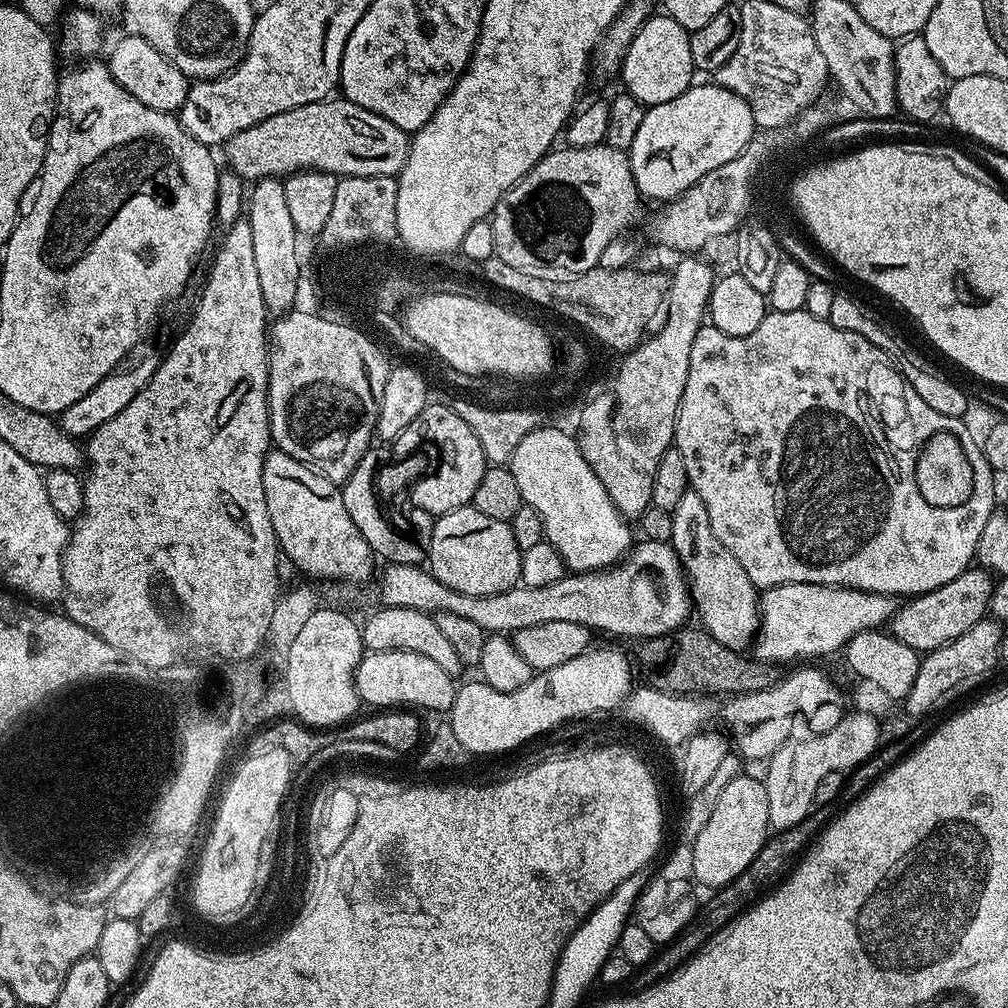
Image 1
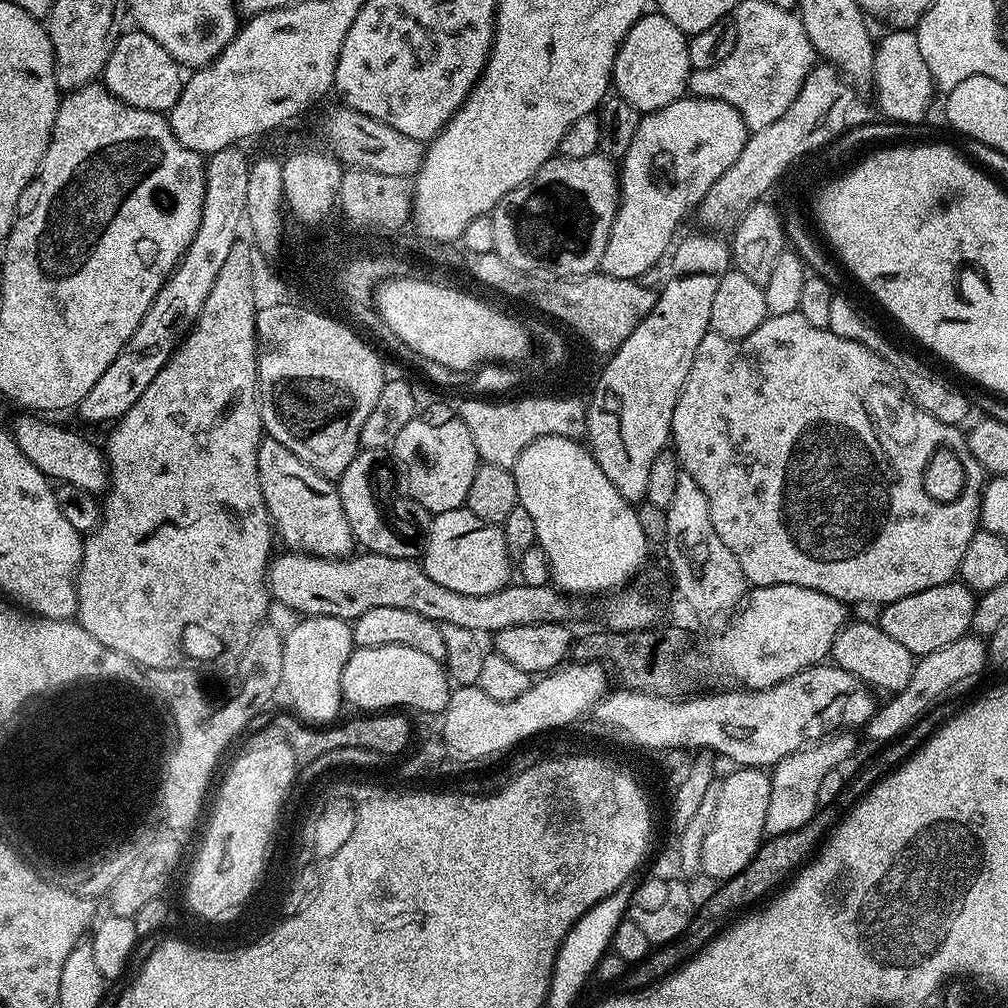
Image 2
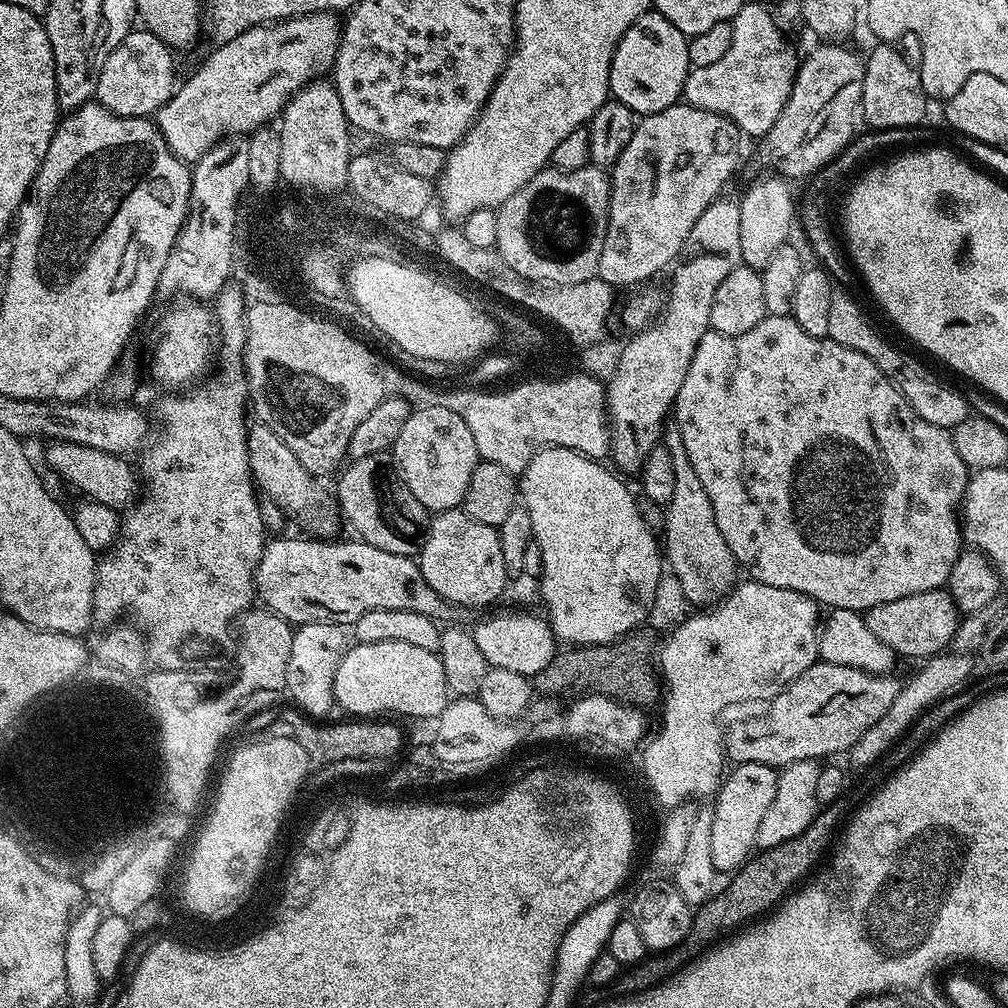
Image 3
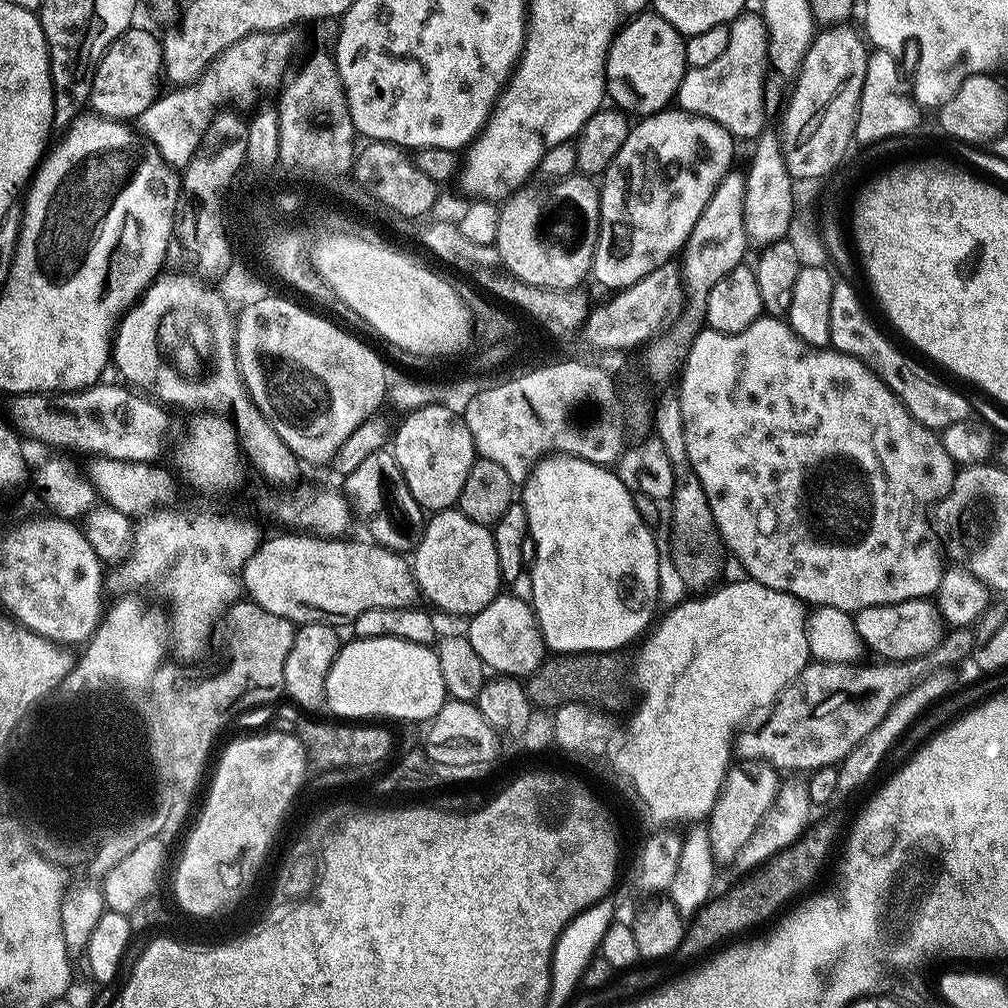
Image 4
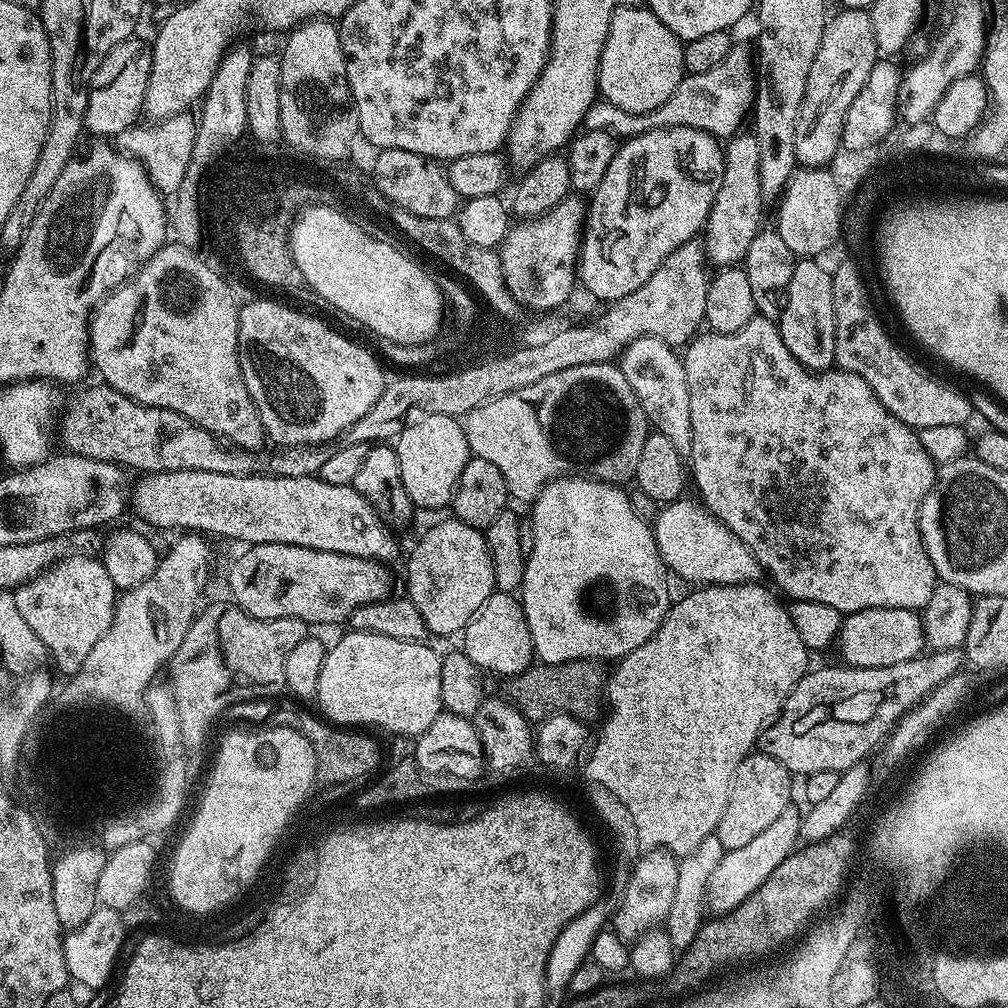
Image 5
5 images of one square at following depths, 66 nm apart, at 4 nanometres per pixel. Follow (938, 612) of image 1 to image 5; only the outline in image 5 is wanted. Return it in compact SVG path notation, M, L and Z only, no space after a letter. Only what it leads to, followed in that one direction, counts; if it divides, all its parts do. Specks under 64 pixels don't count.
M867 608L857 612L849 612L840 621L838 648L845 665L850 668L877 668L878 666L894 666L898 662L913 660L925 651L924 622L919 611L911 608Z

